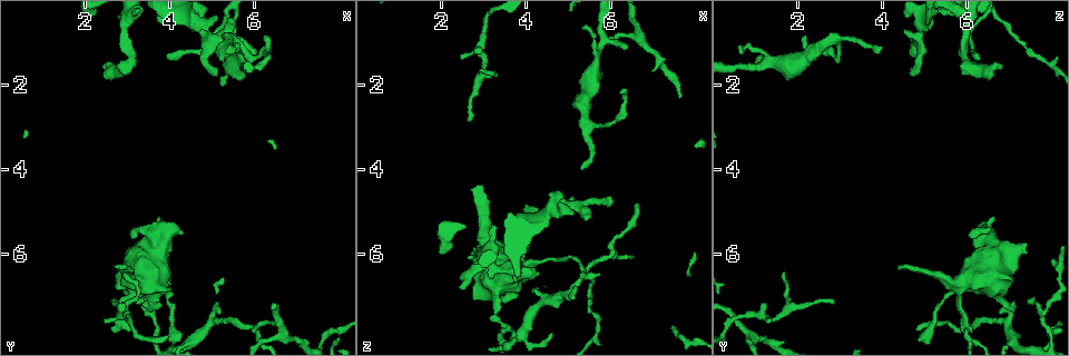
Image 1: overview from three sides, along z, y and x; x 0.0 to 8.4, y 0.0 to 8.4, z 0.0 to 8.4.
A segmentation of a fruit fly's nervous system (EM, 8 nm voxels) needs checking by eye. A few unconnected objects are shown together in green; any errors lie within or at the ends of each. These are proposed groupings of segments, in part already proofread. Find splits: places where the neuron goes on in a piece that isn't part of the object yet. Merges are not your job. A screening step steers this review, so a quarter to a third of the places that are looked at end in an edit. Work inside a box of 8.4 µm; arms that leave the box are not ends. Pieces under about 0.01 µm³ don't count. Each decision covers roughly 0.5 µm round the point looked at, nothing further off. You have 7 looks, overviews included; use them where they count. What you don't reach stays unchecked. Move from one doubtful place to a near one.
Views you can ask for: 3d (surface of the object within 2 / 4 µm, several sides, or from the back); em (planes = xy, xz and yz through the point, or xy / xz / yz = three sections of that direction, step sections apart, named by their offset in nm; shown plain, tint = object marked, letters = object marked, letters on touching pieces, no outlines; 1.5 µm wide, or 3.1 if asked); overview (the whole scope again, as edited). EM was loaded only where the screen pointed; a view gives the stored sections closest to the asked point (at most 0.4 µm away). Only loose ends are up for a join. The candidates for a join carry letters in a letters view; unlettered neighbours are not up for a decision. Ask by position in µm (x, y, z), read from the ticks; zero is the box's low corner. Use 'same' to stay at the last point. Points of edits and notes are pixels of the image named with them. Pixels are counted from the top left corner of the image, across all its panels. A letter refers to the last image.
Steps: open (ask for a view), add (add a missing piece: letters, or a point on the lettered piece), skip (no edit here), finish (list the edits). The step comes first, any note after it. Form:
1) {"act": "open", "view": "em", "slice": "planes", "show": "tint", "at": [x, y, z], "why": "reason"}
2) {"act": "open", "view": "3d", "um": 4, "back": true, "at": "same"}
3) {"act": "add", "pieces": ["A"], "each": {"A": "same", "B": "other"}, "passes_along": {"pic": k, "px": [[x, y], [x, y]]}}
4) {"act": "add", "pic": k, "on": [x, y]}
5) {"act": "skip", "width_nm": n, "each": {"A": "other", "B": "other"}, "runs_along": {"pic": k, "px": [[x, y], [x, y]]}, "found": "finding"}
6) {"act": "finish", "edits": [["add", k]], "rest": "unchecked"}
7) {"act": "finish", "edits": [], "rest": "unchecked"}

{"act": "open", "view": "em", "slice": "planes", "show": "letters", "at": [5.05, 7.10, 7.05]}

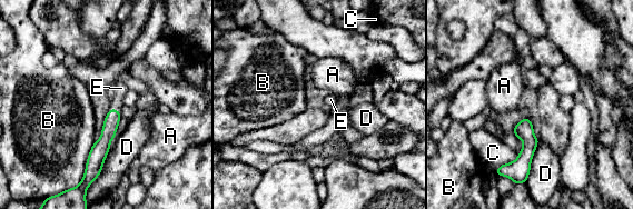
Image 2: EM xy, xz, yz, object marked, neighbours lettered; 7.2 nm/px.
{"act": "add", "pieces": ["E"], "each": {"A": "other", "B": "other", "C": "other", "D": "other", "E": "same"}, "passes_along": {"pic": 2, "px": [[111, 121], [116, 110], [121, 88]]}, "found": "the neuron continues"}

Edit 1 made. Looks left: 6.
{"act": "open", "view": "overview", "why": "redraw"}

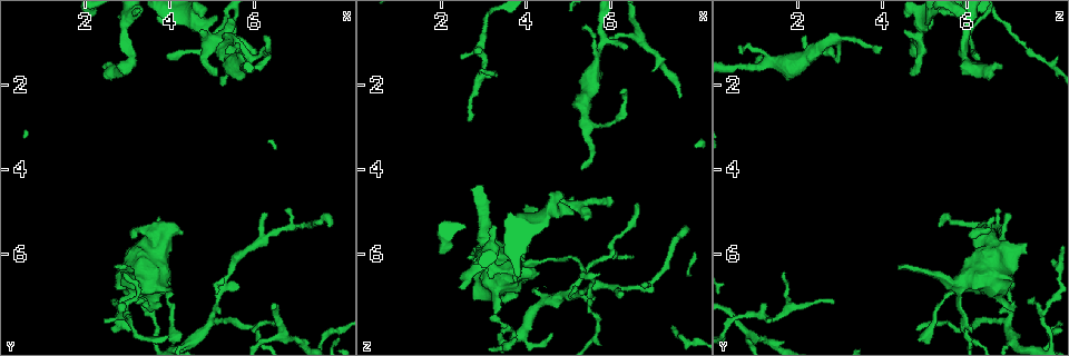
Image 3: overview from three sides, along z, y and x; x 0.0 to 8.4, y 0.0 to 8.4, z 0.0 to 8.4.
{"act": "open", "view": "3d", "um": 4, "at": [4.30, 5.55, 6.50], "why": "free end"}

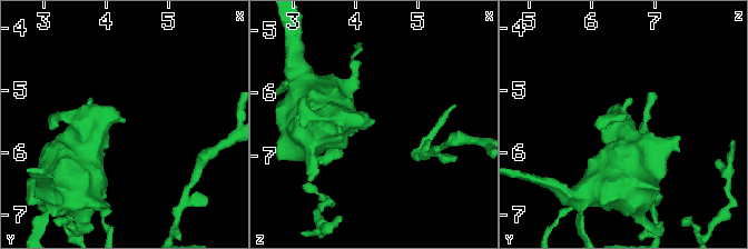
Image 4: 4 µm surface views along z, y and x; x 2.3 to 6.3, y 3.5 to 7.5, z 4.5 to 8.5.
{"act": "open", "view": "em", "slice": "planes", "show": "letters", "at": [4.30, 5.50, 6.50]}

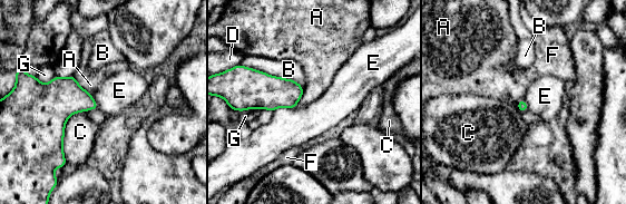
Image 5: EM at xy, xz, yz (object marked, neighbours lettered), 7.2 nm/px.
{"act": "skip", "longest_contact_nm": ["B", 420], "each": {"A": "other", "B": "other", "C": "other", "D": "other", "E": "other", "F": "other", "G": "other"}, "border": {"pic": 5, "px": [[294, 107], [277, 107], [273, 110]]}, "found": "none of them fits"}

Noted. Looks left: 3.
{"act": "open", "view": "em", "slice": "planes", "show": "letters", "at": [2.50, 1.65, 6.80], "why": "free end"}

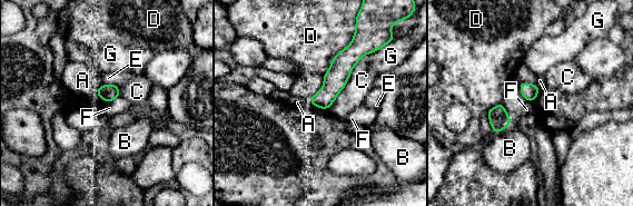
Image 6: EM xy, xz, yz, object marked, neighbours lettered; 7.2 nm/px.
{"act": "skip", "longest_contact_nm": ["C", 500], "each": {"A": "other", "B": "other", "C": "other", "D": "other", "E": "other", "F": "other", "G": "other"}, "border": {"pic": 6, "px": [[119, 97], [105, 101]]}, "found": "none of them fits"}

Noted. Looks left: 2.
{"act": "finish", "edits": [["add", 2]], "rest": "unchecked"}

